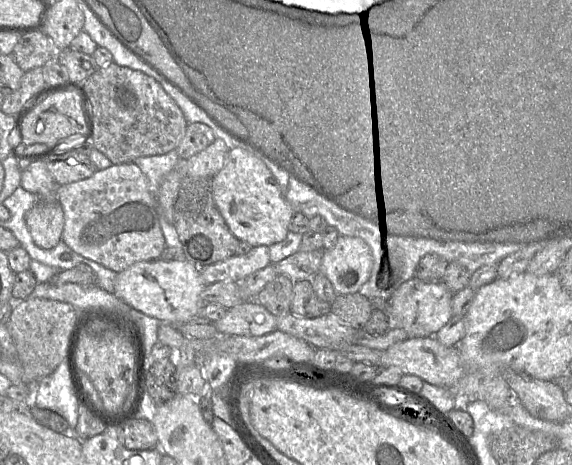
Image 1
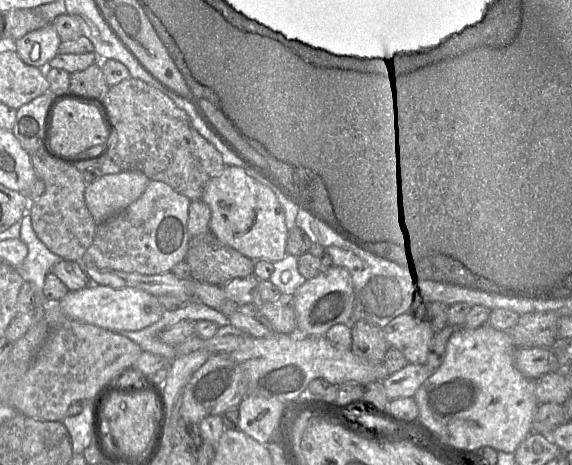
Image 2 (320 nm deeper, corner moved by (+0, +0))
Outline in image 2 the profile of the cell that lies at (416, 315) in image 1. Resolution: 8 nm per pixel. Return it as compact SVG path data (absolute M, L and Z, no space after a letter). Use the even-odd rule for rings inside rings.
M405 312L384 326L382 332L388 345L398 349L408 363L426 363L430 343L435 336L431 319Z

